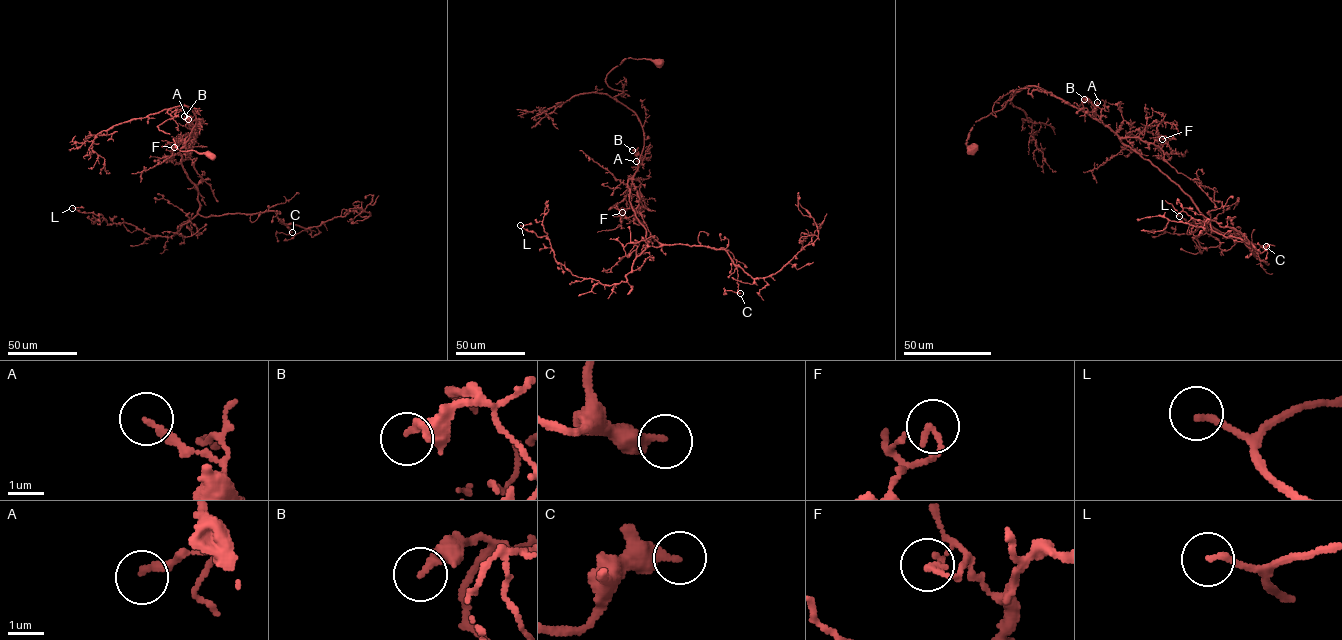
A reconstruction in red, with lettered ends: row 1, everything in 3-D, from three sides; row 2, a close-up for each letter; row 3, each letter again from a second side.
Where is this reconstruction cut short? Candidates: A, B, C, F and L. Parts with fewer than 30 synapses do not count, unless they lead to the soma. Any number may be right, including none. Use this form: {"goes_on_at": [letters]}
{"goes_on_at": []}

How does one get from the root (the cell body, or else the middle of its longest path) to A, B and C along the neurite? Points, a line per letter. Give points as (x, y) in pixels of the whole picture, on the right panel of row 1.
A: (972, 150), (965, 143), (975, 122), (1001, 110), (1022, 88), (1038, 87), (1098, 119), (1101, 109), (1097, 102)
B: (972, 150), (965, 143), (975, 122), (1001, 110), (1022, 88), (1038, 87), (1098, 119), (1101, 109), (1084, 99)
C: (972, 150), (965, 143), (977, 121), (1038, 87), (1148, 159), (1206, 227), (1209, 220), (1224, 237), (1266, 246)

